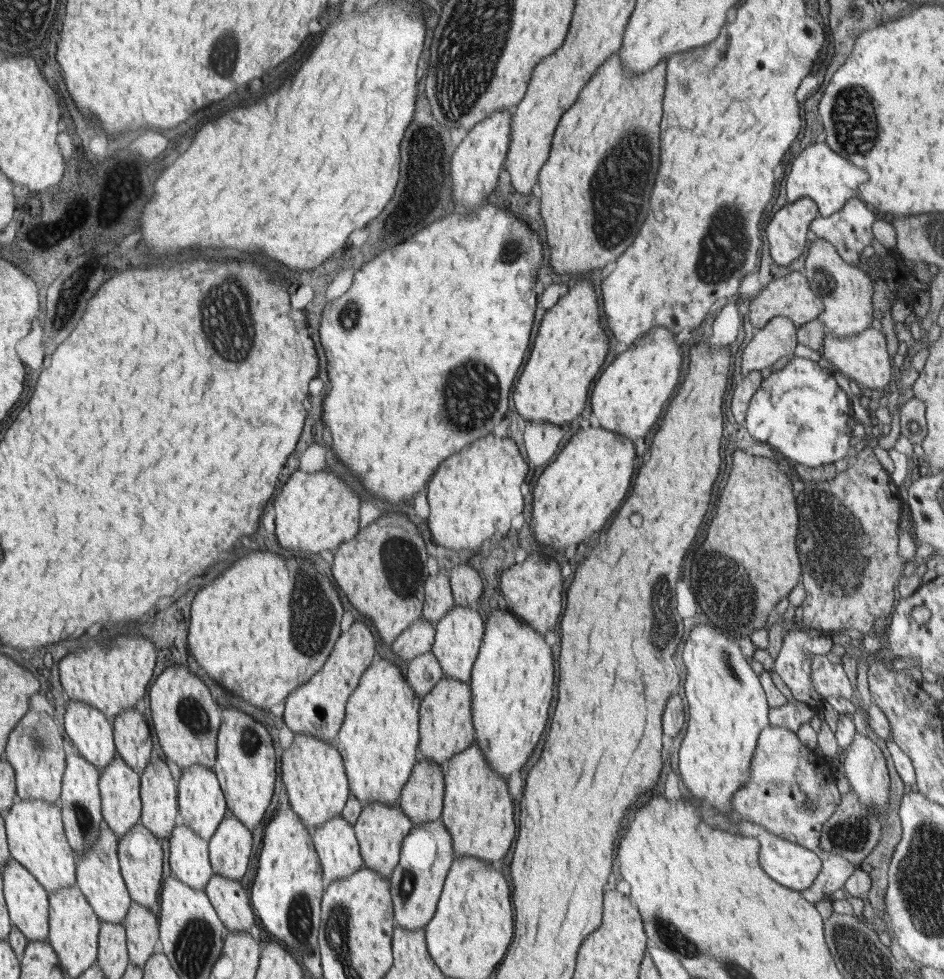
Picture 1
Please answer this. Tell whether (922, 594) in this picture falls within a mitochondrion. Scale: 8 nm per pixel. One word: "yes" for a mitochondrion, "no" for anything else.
no

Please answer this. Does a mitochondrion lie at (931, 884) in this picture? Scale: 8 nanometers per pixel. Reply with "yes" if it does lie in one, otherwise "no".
yes

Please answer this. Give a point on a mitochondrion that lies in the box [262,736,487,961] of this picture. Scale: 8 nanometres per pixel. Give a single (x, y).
(299, 913)

